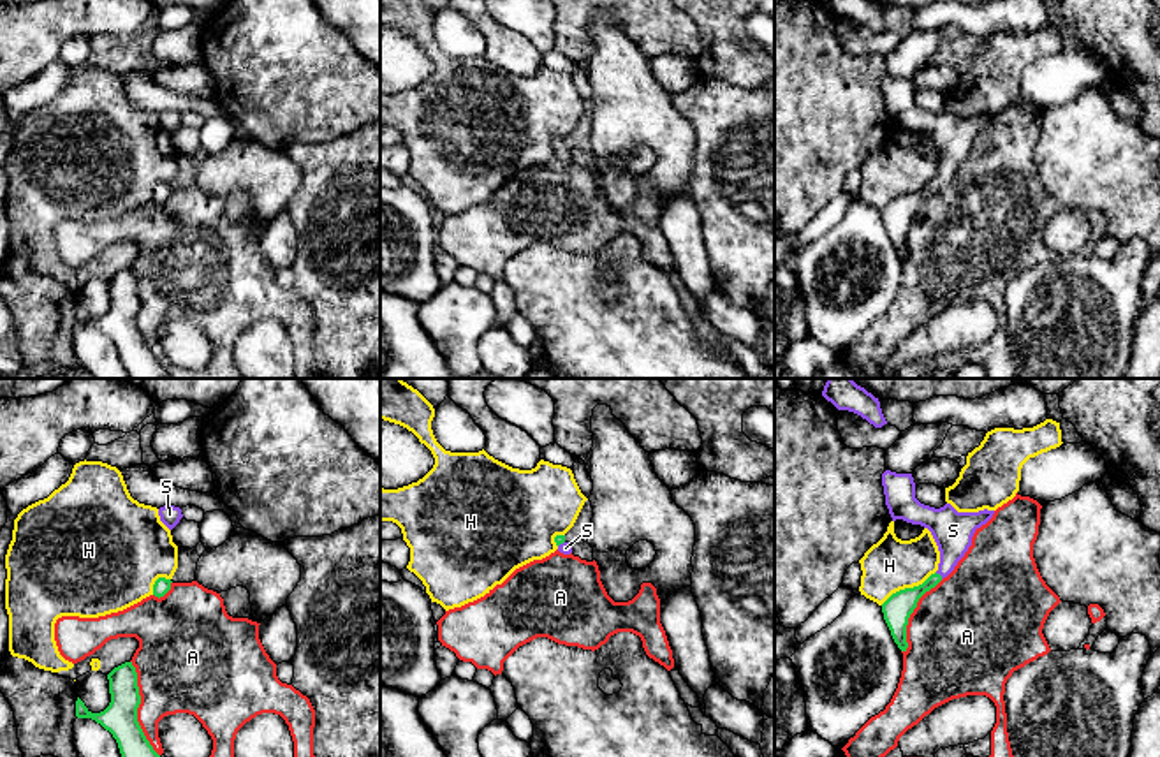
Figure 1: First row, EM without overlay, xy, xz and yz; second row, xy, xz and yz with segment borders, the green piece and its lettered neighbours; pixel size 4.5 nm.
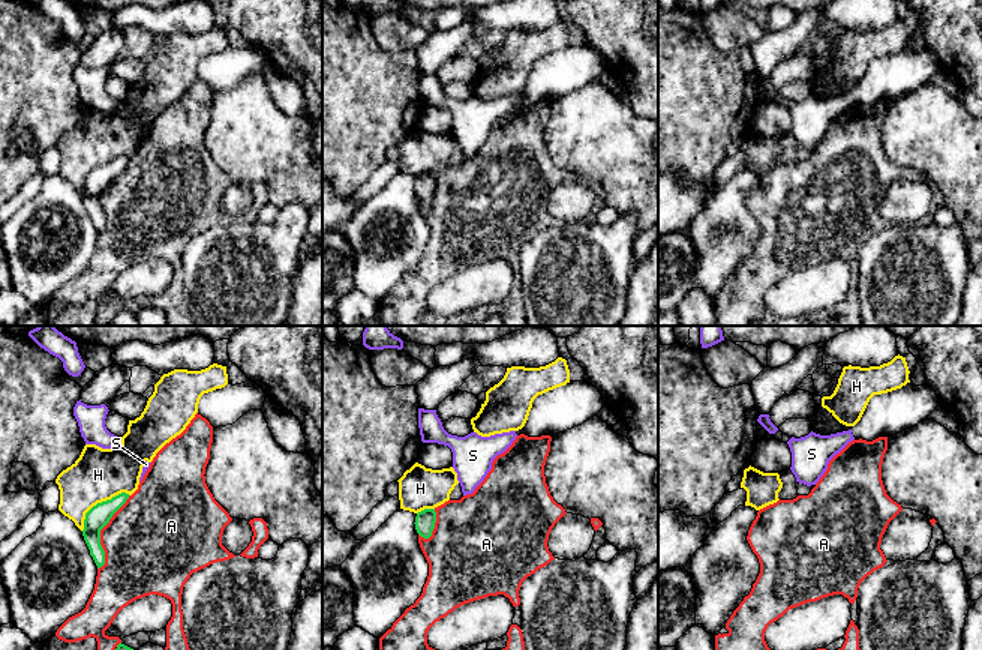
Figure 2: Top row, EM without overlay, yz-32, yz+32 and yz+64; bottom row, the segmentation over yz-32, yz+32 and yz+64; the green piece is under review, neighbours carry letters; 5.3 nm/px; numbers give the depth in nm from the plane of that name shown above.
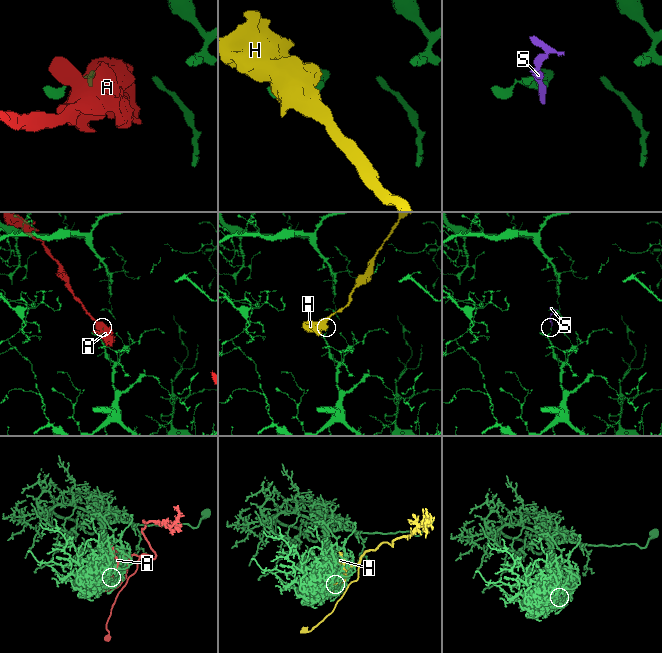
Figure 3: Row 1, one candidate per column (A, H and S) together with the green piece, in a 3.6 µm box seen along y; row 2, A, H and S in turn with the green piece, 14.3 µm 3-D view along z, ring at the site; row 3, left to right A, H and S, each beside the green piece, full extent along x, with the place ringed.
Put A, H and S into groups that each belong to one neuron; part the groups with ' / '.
A / H / S

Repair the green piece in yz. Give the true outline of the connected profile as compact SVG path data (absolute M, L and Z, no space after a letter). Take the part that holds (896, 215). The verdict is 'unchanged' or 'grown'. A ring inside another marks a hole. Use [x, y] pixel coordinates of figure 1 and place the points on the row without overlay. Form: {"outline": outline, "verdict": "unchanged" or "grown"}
{"outline": "M885 76L882 79L882 92L892 127L903 125L928 134L940 157L940 169L935 180L919 192L892 199L882 209L884 225L894 248L901 257L907 257L907 231L919 204L954 176L958 167L972 151L975 136L986 130L995 116L984 114L979 118L958 118L951 109L945 109L940 114L924 111L915 104L912 79Z", "verdict": "grown"}

